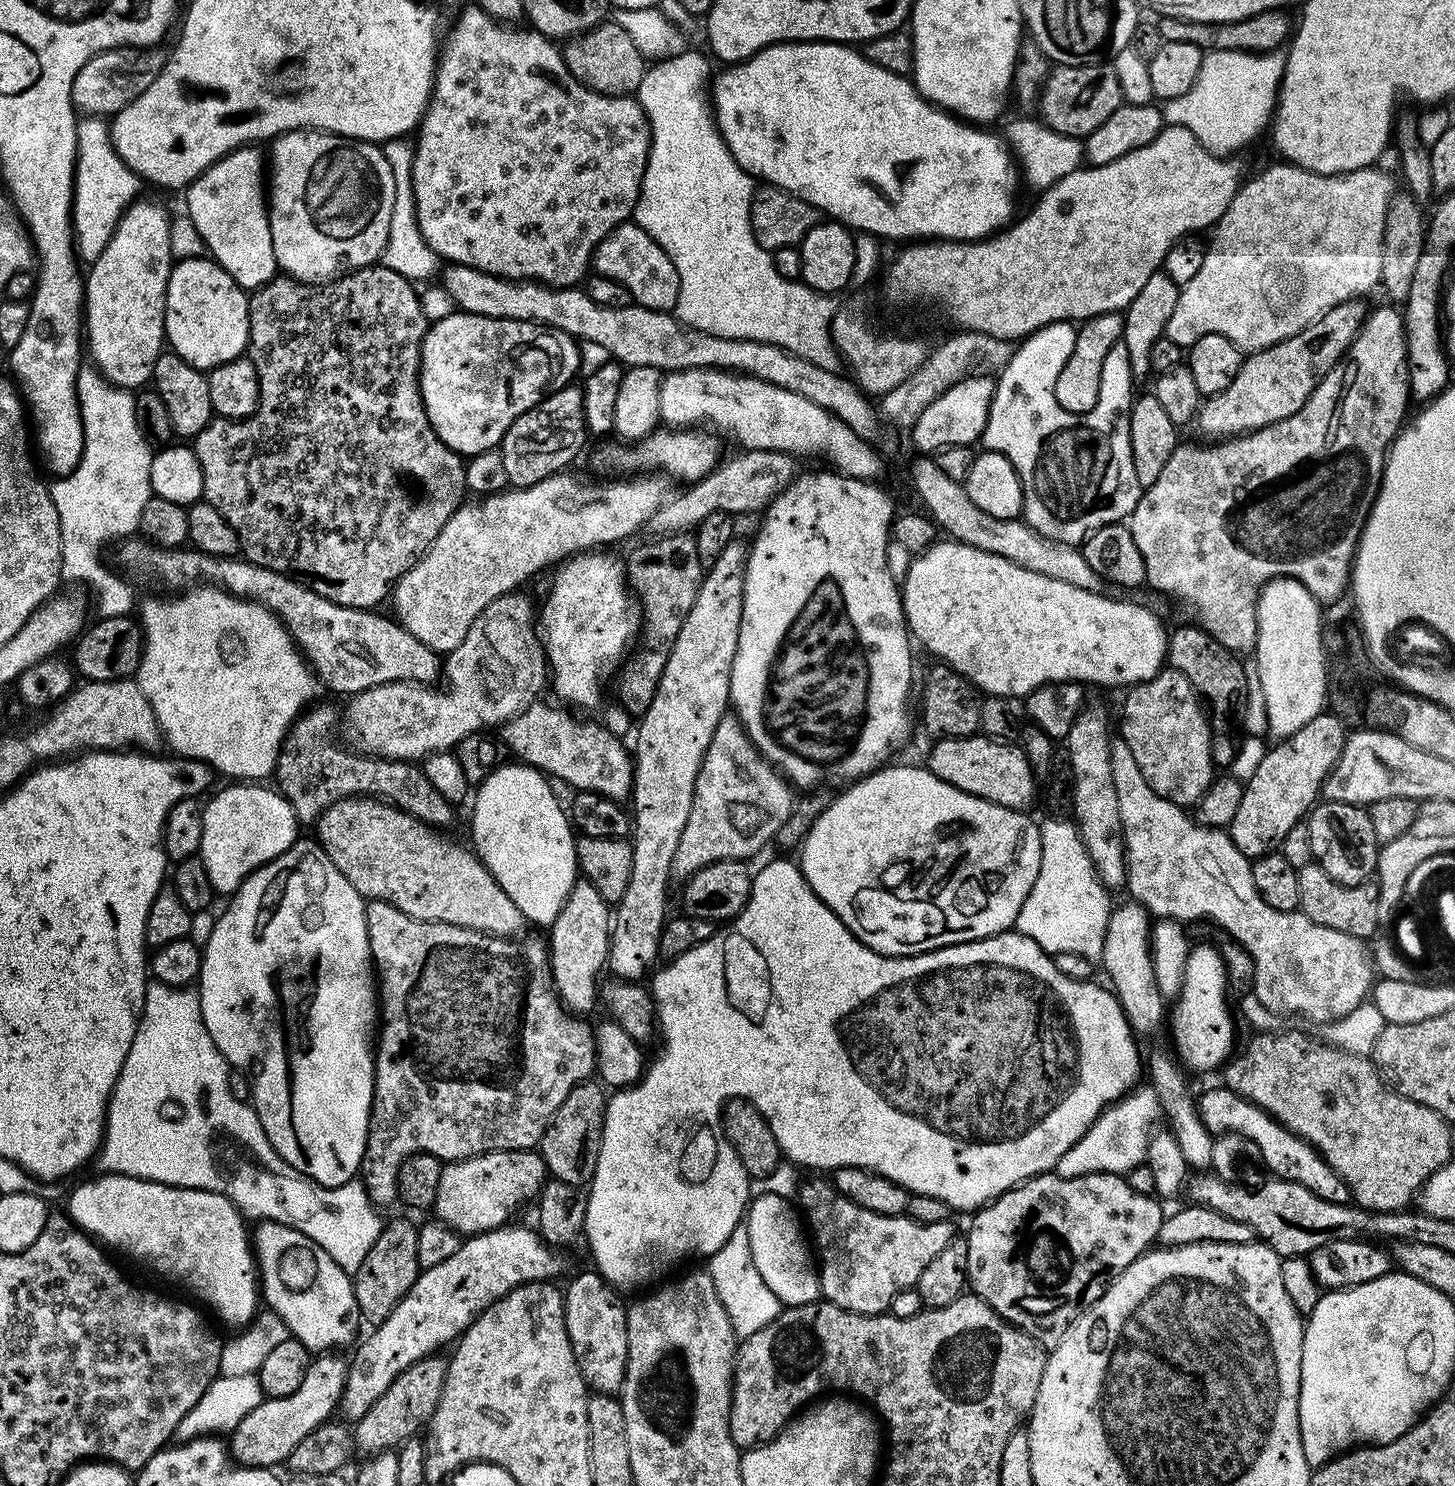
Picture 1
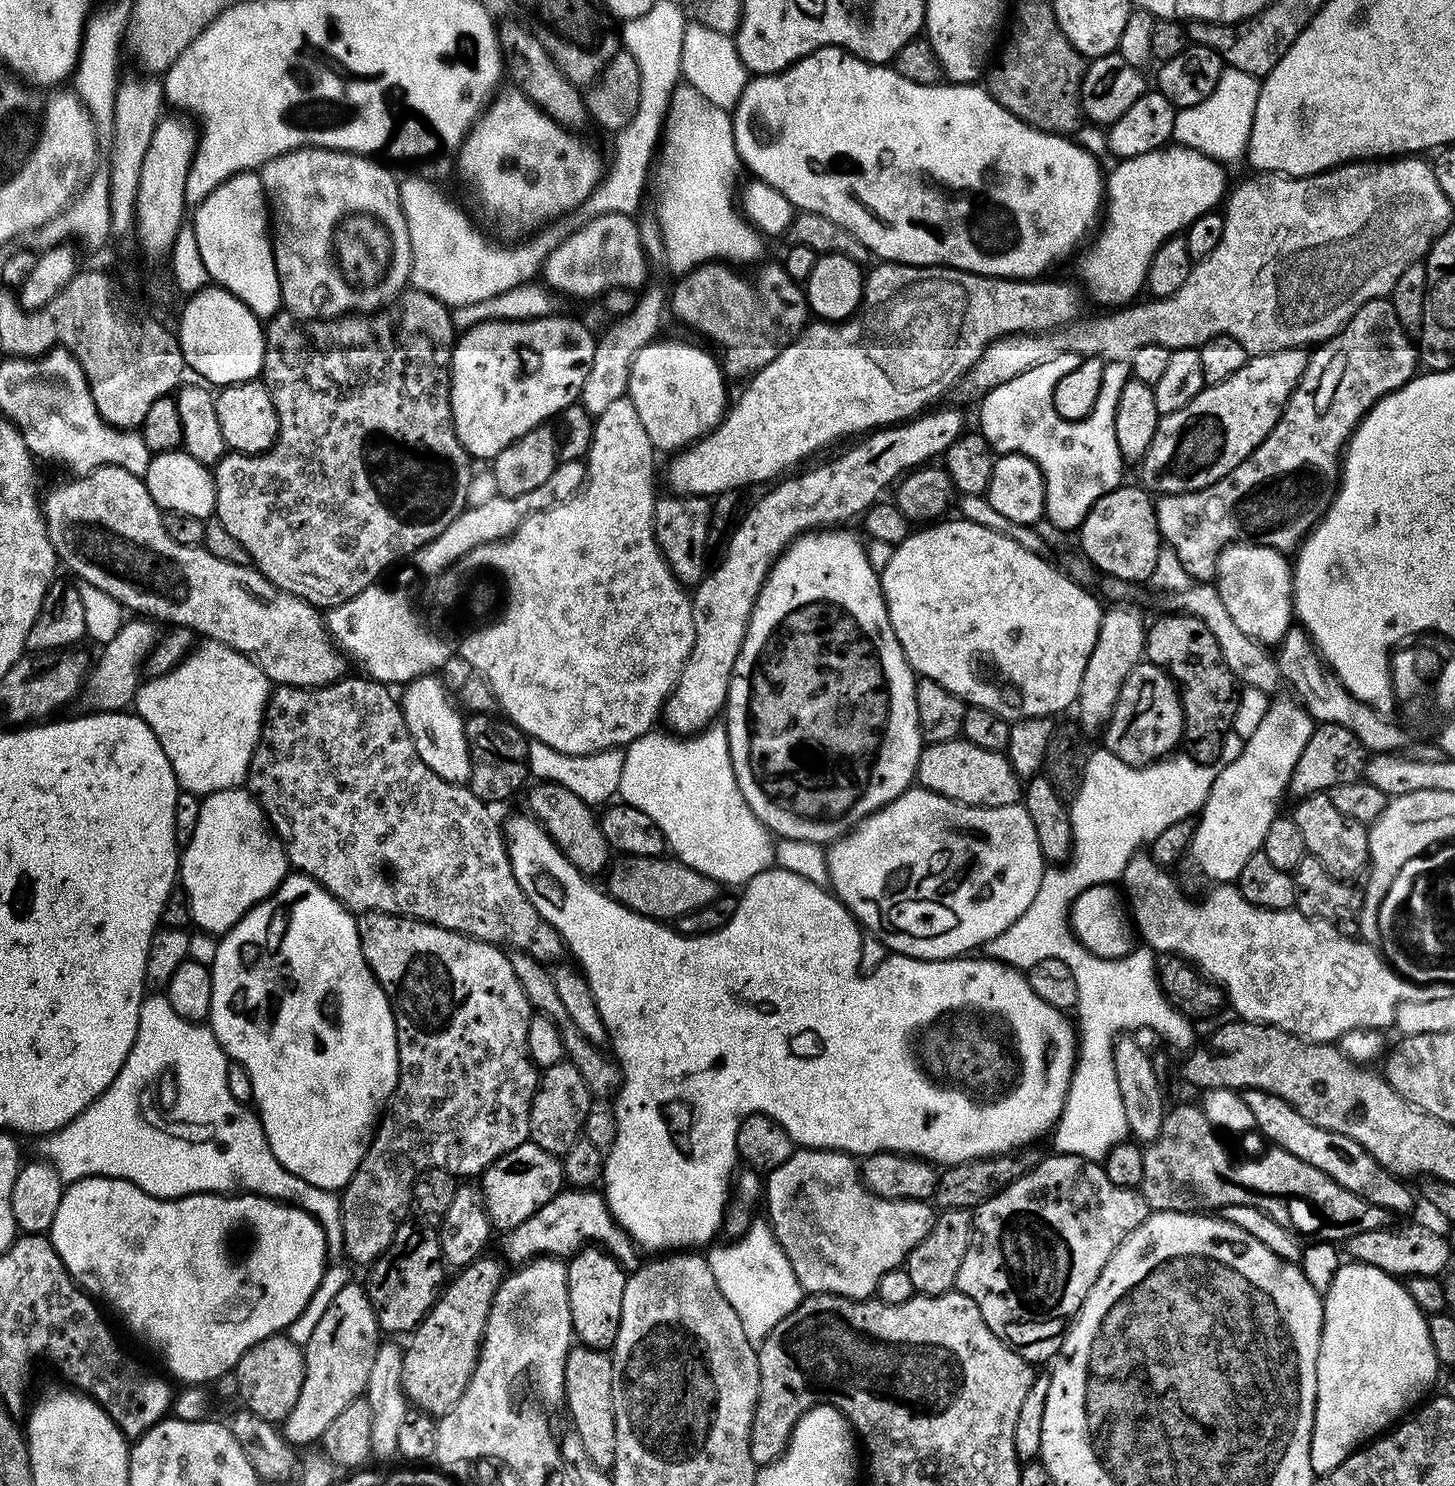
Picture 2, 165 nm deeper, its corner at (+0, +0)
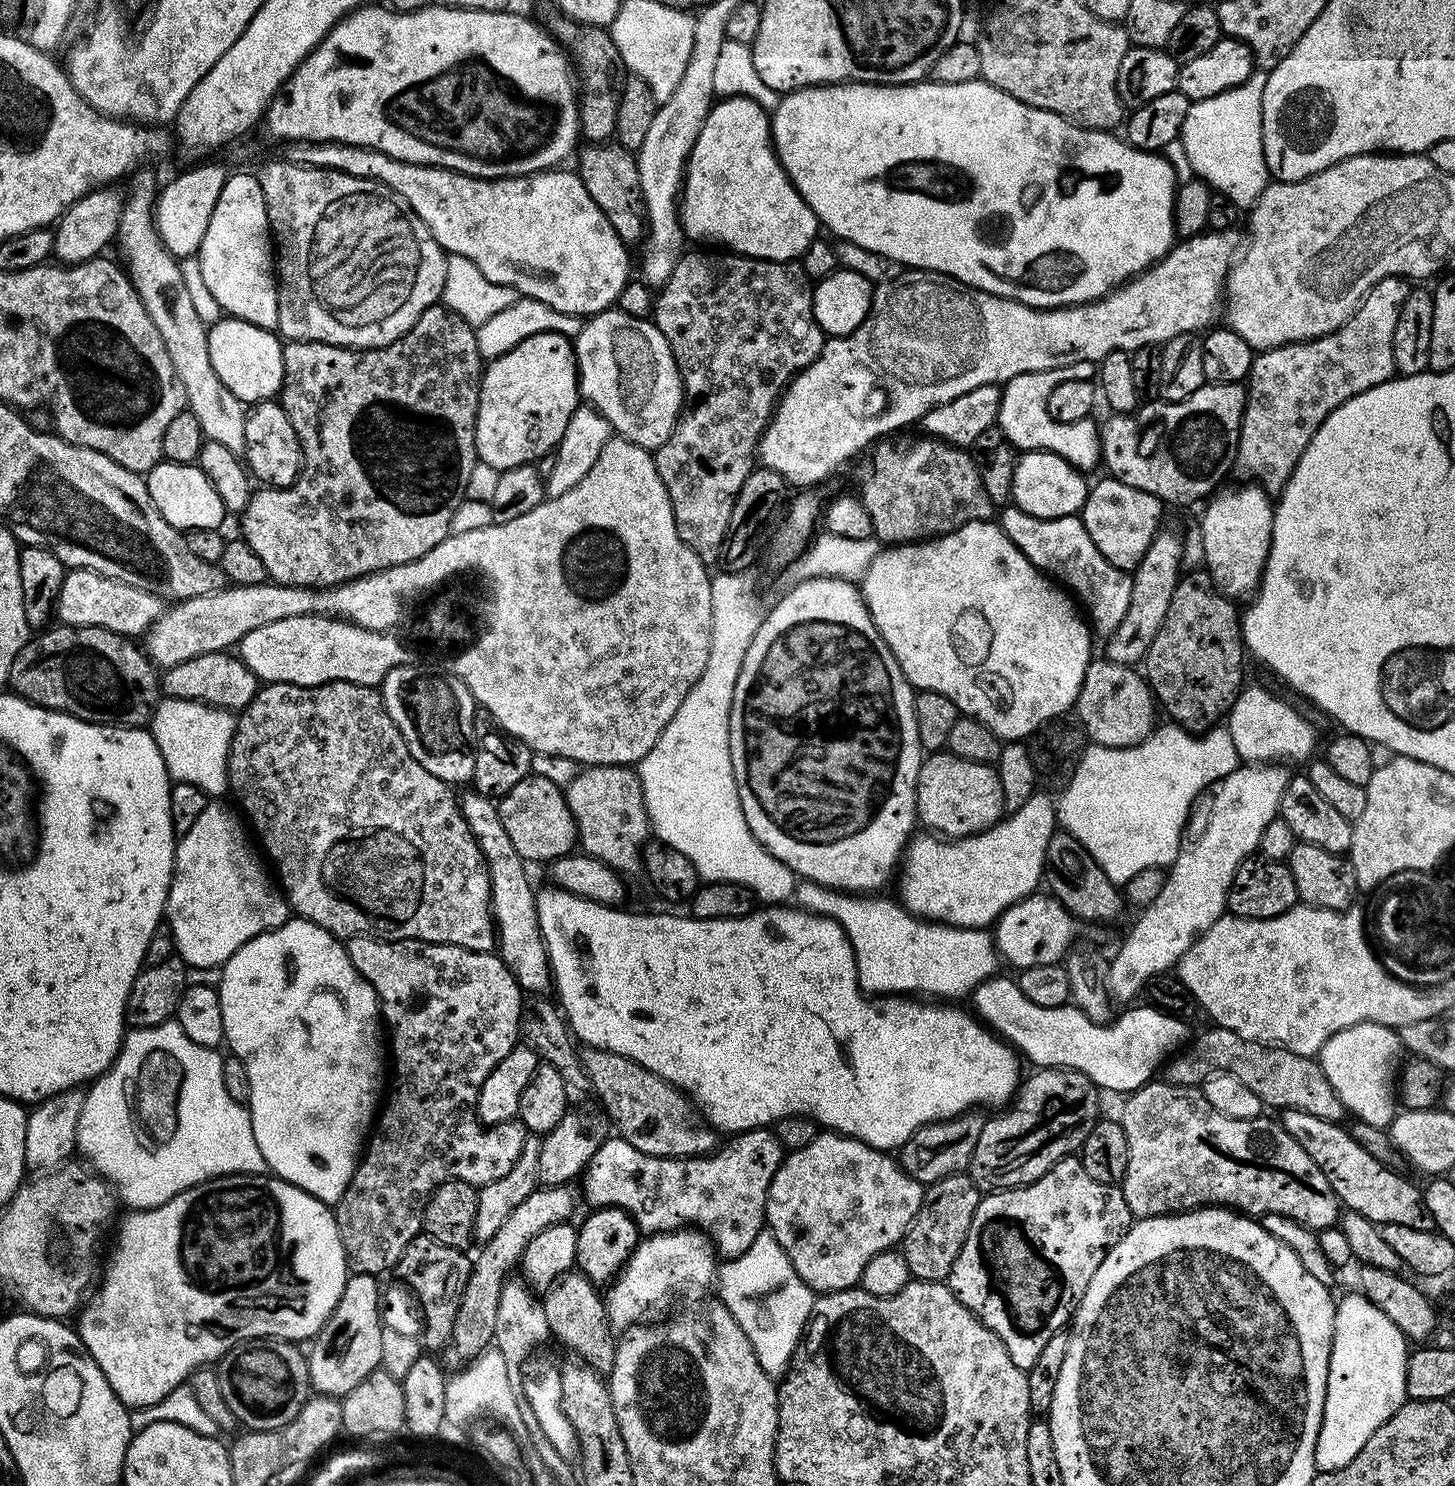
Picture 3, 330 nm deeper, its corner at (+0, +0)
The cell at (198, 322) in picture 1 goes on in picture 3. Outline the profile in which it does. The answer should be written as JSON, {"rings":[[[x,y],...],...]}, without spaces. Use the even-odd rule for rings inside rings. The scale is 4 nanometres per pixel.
{"rings":[[[221,318],[208,329],[210,362],[218,378],[245,405],[271,400],[284,384],[284,344],[275,331],[259,328],[245,320]]]}

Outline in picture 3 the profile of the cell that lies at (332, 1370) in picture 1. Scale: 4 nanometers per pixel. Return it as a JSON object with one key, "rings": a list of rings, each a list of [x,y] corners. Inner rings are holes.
{"rings":[[[366,1274],[349,1275],[346,1286],[342,1290],[342,1298],[338,1298],[338,1306],[330,1314],[330,1318],[320,1328],[320,1333],[312,1337],[310,1347],[307,1349],[308,1383],[313,1393],[321,1396],[334,1396],[343,1398],[358,1382],[362,1382],[370,1373],[381,1367],[382,1358],[382,1332],[385,1328],[380,1321],[379,1308],[382,1295],[381,1285],[377,1277]]]}

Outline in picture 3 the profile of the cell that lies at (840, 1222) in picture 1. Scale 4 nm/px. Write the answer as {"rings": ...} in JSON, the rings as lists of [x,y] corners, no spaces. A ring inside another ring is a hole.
{"rings":[[[817,1134],[814,1142],[810,1142],[810,1146],[802,1146],[802,1150],[788,1152],[780,1164],[778,1174],[774,1174],[774,1182],[770,1182],[768,1201],[766,1202],[766,1228],[767,1231],[774,1234],[774,1238],[778,1238],[782,1250],[786,1250],[786,1254],[790,1258],[794,1270],[798,1270],[798,1278],[802,1278],[804,1285],[811,1288],[813,1293],[840,1292],[844,1288],[857,1287],[862,1278],[862,1270],[866,1270],[866,1262],[870,1262],[870,1258],[874,1258],[874,1254],[893,1251],[903,1241],[909,1226],[912,1225],[912,1220],[922,1206],[925,1185],[910,1178],[910,1174],[906,1174],[899,1163],[893,1157],[891,1160],[888,1156],[891,1155],[887,1151],[872,1148],[868,1144],[863,1144],[861,1140],[852,1140],[848,1136],[839,1134]]]}

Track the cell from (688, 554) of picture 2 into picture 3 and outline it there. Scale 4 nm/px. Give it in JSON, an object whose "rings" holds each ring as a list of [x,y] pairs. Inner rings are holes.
{"rings":[[[704,250],[708,252],[685,251],[681,256],[678,266],[674,266],[674,274],[659,289],[654,300],[654,323],[656,329],[664,335],[670,350],[676,359],[676,365],[680,368],[680,381],[684,384],[684,407],[680,415],[676,417],[676,424],[672,427],[670,438],[662,442],[660,448],[655,449],[656,469],[658,478],[662,478],[662,486],[666,486],[666,494],[670,494],[670,502],[674,510],[674,522],[678,526],[678,534],[686,546],[690,546],[698,554],[698,558],[706,566],[719,561],[725,540],[728,539],[728,527],[730,526],[730,510],[734,510],[734,498],[738,490],[742,490],[742,482],[752,473],[758,460],[760,436],[764,433],[772,414],[780,403],[781,395],[788,383],[792,381],[797,372],[810,366],[818,358],[818,354],[824,345],[826,334],[818,326],[812,309],[813,281],[808,279],[799,262],[786,260],[753,260],[750,256],[739,254],[721,254],[716,250]]]}

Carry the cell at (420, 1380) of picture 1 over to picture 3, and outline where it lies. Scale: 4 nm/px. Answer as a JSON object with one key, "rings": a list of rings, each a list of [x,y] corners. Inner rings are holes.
{"rings":[[[554,1184],[551,1186],[538,1186],[530,1194],[530,1198],[520,1203],[510,1214],[510,1218],[506,1218],[504,1225],[498,1229],[498,1234],[494,1234],[494,1238],[490,1238],[488,1243],[479,1249],[480,1253],[474,1256],[472,1260],[472,1272],[468,1275],[466,1282],[466,1290],[460,1299],[460,1309],[456,1315],[454,1322],[454,1330],[452,1331],[452,1339],[447,1348],[443,1349],[442,1360],[445,1365],[451,1366],[467,1366],[481,1356],[483,1352],[489,1351],[493,1347],[496,1339],[496,1327],[498,1326],[498,1298],[502,1298],[502,1286],[504,1285],[508,1272],[513,1267],[519,1265],[520,1260],[524,1256],[524,1247],[530,1242],[530,1238],[534,1238],[534,1234],[542,1234],[542,1230],[546,1230],[546,1226],[551,1224],[566,1224],[573,1218],[576,1212],[576,1196],[578,1200],[578,1192],[572,1184]]]}

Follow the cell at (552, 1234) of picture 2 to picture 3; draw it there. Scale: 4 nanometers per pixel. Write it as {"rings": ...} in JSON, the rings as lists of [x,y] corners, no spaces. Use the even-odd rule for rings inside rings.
{"rings":[[[771,1127],[752,1128],[748,1132],[742,1132],[731,1137],[732,1140],[728,1145],[717,1147],[716,1151],[706,1156],[689,1156],[687,1158],[673,1158],[670,1156],[651,1156],[650,1154],[642,1154],[642,1150],[638,1150],[634,1146],[630,1146],[630,1142],[619,1138],[609,1138],[604,1144],[597,1148],[592,1160],[582,1173],[582,1181],[584,1180],[584,1192],[582,1188],[582,1196],[589,1200],[592,1208],[621,1208],[626,1210],[634,1218],[634,1222],[639,1226],[641,1233],[655,1234],[657,1232],[674,1232],[678,1228],[685,1226],[698,1226],[699,1231],[707,1234],[717,1253],[724,1260],[733,1260],[742,1254],[746,1254],[746,1250],[750,1250],[750,1245],[754,1243],[754,1238],[758,1238],[760,1232],[766,1228],[766,1202],[768,1201],[768,1191],[770,1190],[770,1182],[774,1182],[774,1174],[778,1174],[781,1162],[784,1161],[786,1150],[780,1145],[780,1139],[776,1137],[775,1131]]]}

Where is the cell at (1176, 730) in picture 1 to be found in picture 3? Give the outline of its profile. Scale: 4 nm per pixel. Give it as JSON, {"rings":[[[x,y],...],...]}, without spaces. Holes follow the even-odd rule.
{"rings":[[[1096,658],[1089,664],[1074,712],[1087,739],[1102,748],[1132,748],[1147,740],[1158,724],[1158,704],[1148,681],[1135,667],[1116,664],[1107,658]]]}

